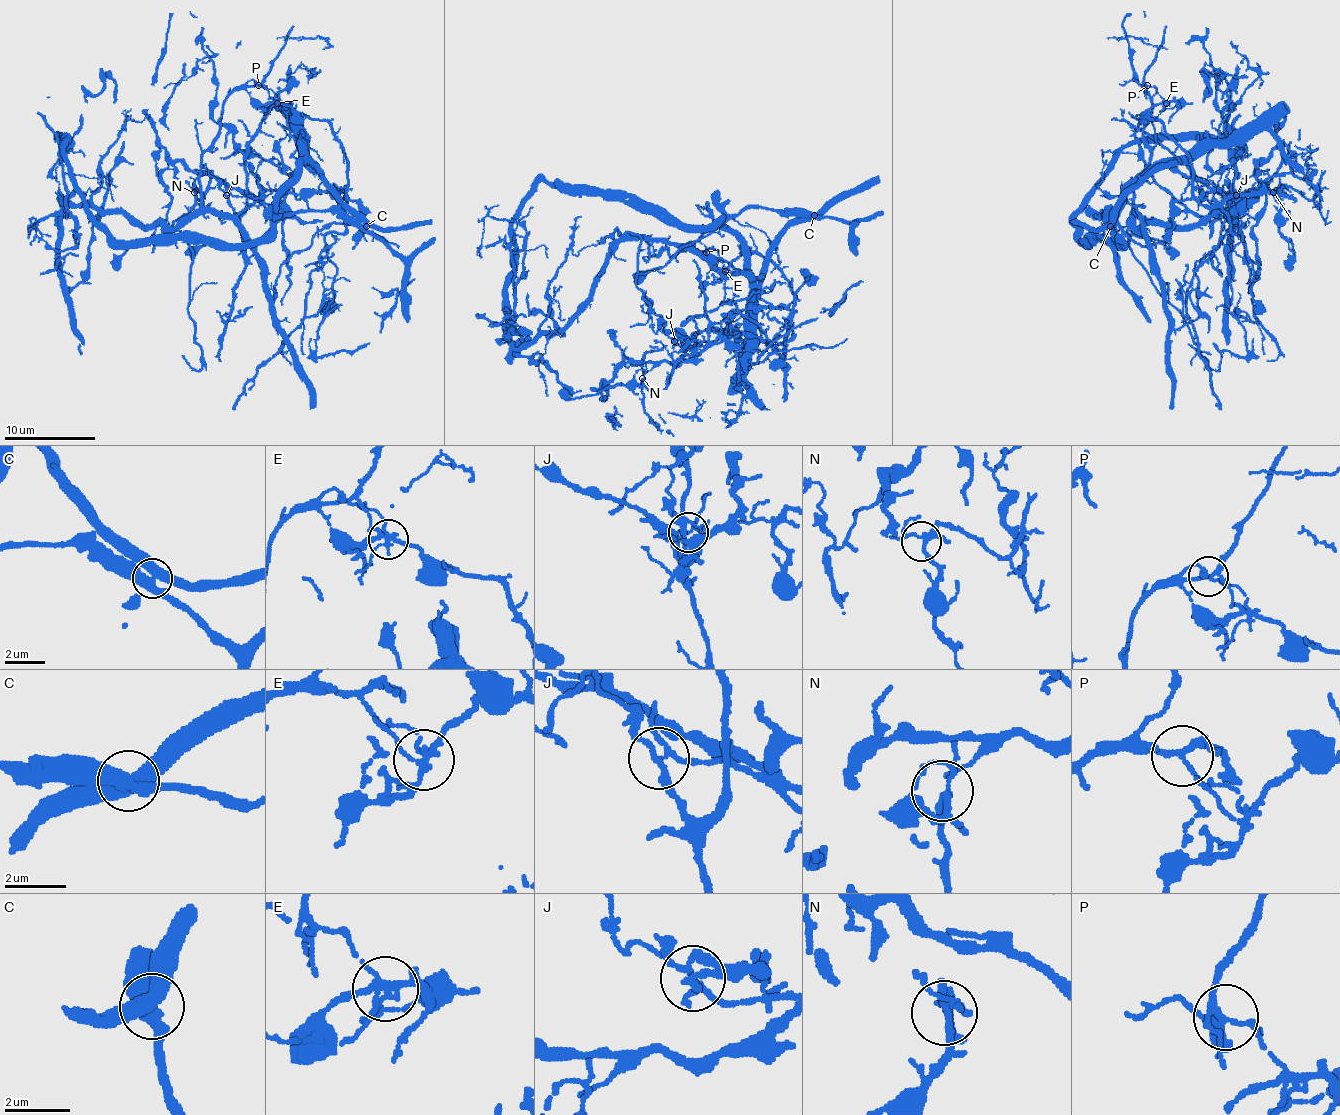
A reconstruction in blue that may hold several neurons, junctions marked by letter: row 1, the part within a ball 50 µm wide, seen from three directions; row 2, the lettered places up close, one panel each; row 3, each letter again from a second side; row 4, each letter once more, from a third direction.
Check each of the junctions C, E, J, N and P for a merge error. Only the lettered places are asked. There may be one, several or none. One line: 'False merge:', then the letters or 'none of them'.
False merge: C, E, J

